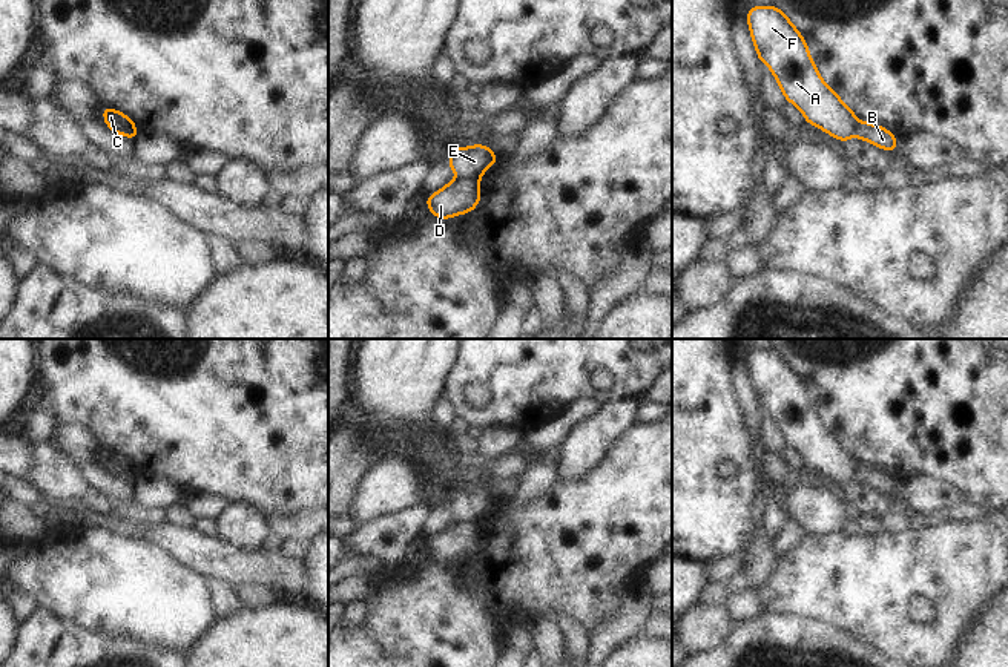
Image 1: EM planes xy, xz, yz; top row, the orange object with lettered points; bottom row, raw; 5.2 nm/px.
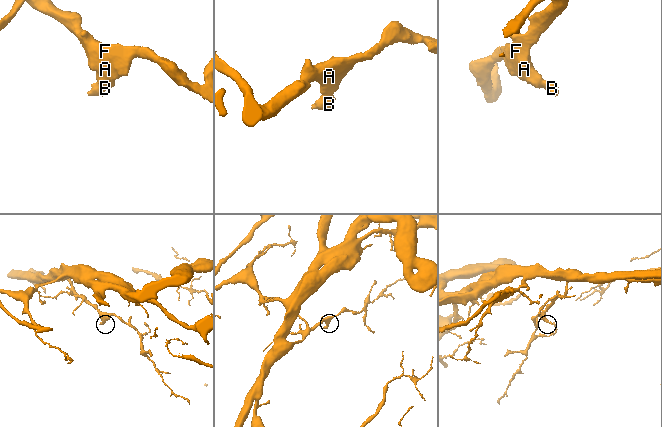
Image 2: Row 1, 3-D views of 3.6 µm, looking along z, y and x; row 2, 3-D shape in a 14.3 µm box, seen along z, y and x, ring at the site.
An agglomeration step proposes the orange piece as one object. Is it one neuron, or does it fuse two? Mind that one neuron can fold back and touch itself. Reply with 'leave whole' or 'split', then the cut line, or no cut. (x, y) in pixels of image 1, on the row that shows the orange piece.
split; cut xz (477, 178), (457, 180)

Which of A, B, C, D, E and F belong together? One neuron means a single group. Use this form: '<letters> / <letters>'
A C E F / B D

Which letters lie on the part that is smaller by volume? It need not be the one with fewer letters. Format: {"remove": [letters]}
{"remove": ["B", "D"]}

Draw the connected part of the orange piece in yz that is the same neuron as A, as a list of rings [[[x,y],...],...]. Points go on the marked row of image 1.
[[[752,6],[747,12],[747,23],[758,60],[766,63],[776,78],[786,101],[795,104],[810,123],[839,141],[848,141],[859,120],[847,107],[839,95],[825,84],[815,66],[804,37],[795,25],[776,6]]]

